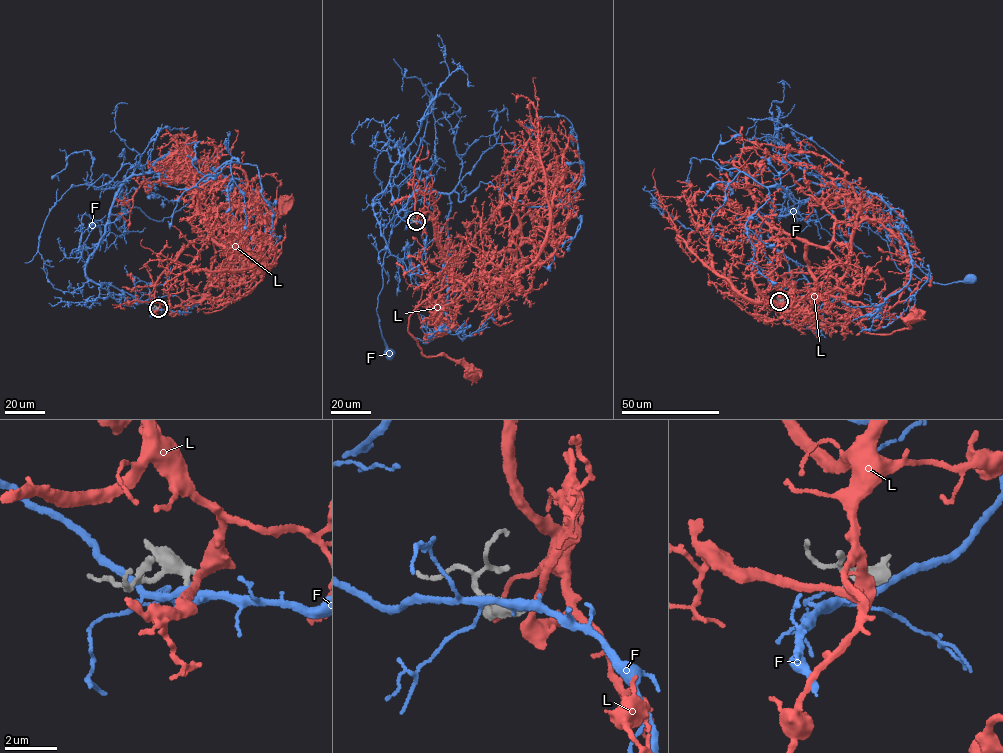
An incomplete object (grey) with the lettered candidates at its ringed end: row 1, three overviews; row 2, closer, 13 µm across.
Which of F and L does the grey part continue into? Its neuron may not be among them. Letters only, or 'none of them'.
L

